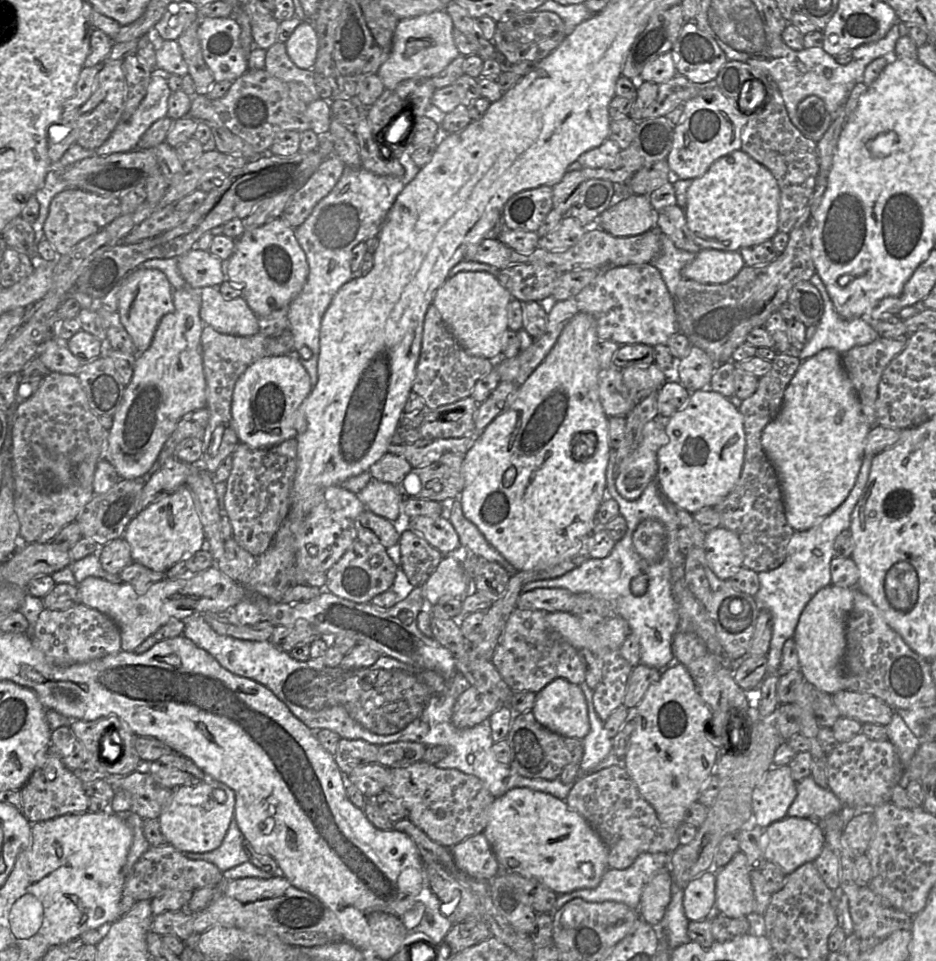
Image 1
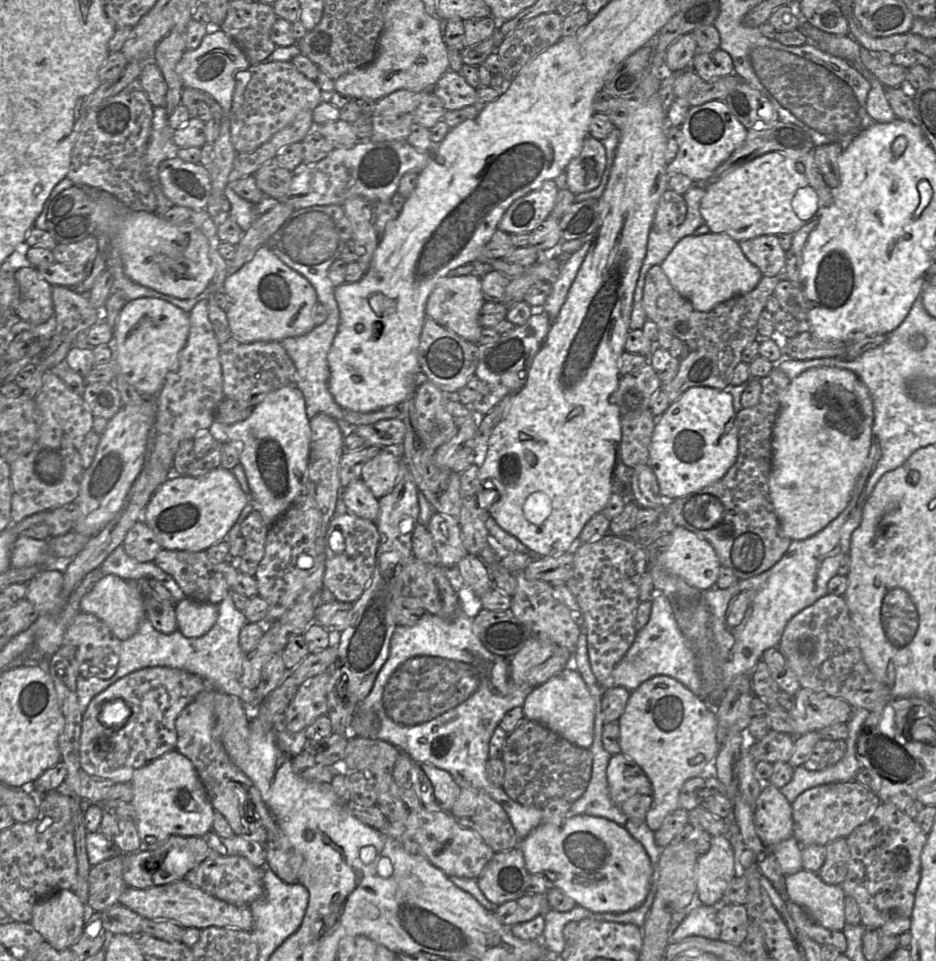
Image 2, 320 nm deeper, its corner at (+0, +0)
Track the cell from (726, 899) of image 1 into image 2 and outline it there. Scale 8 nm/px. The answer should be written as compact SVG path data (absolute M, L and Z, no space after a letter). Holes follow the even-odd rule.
M712 837L710 849L697 860L696 899L706 906L718 906L735 877L735 852L728 838Z

